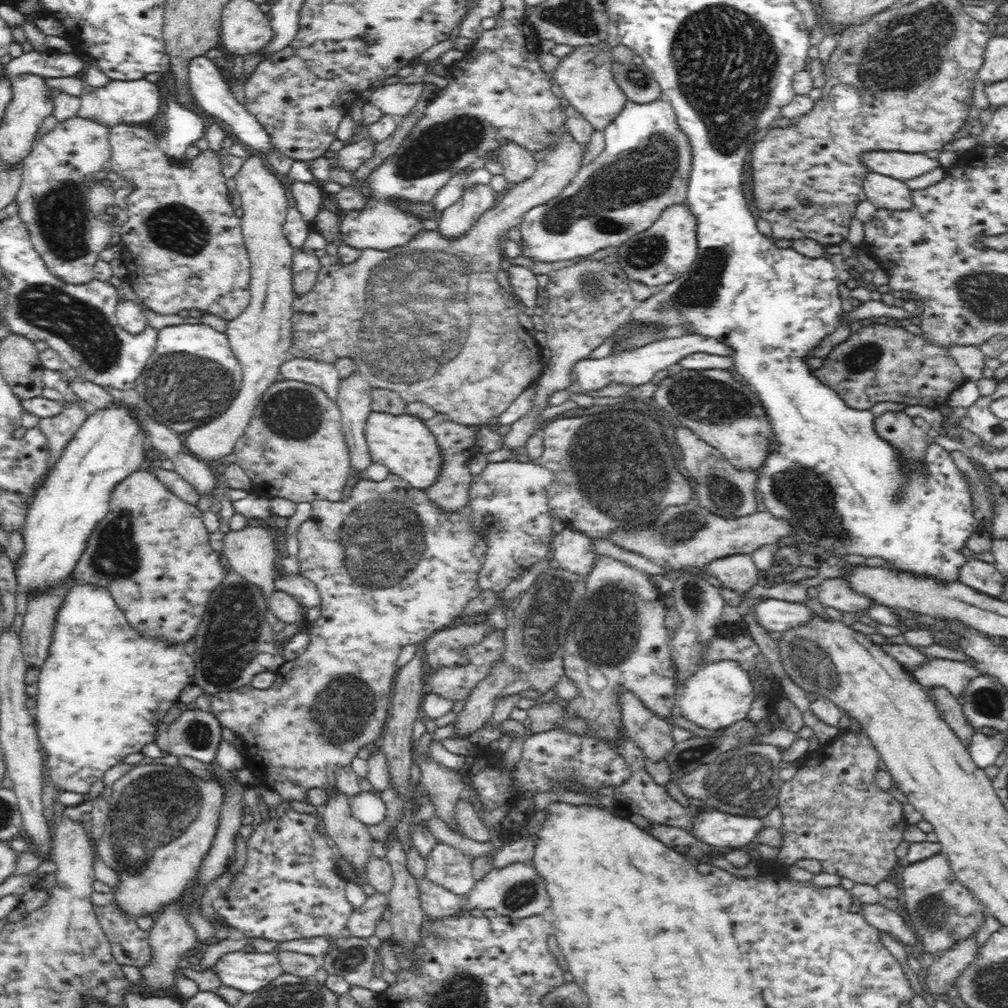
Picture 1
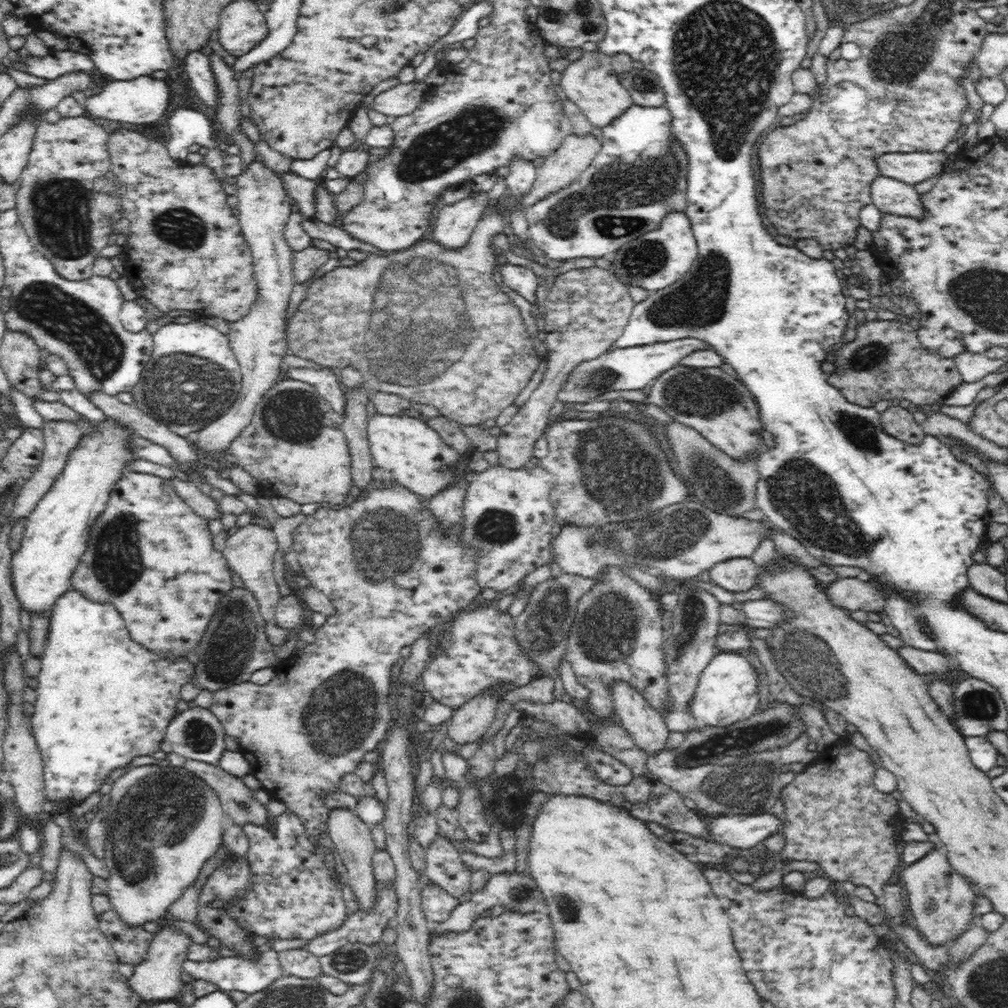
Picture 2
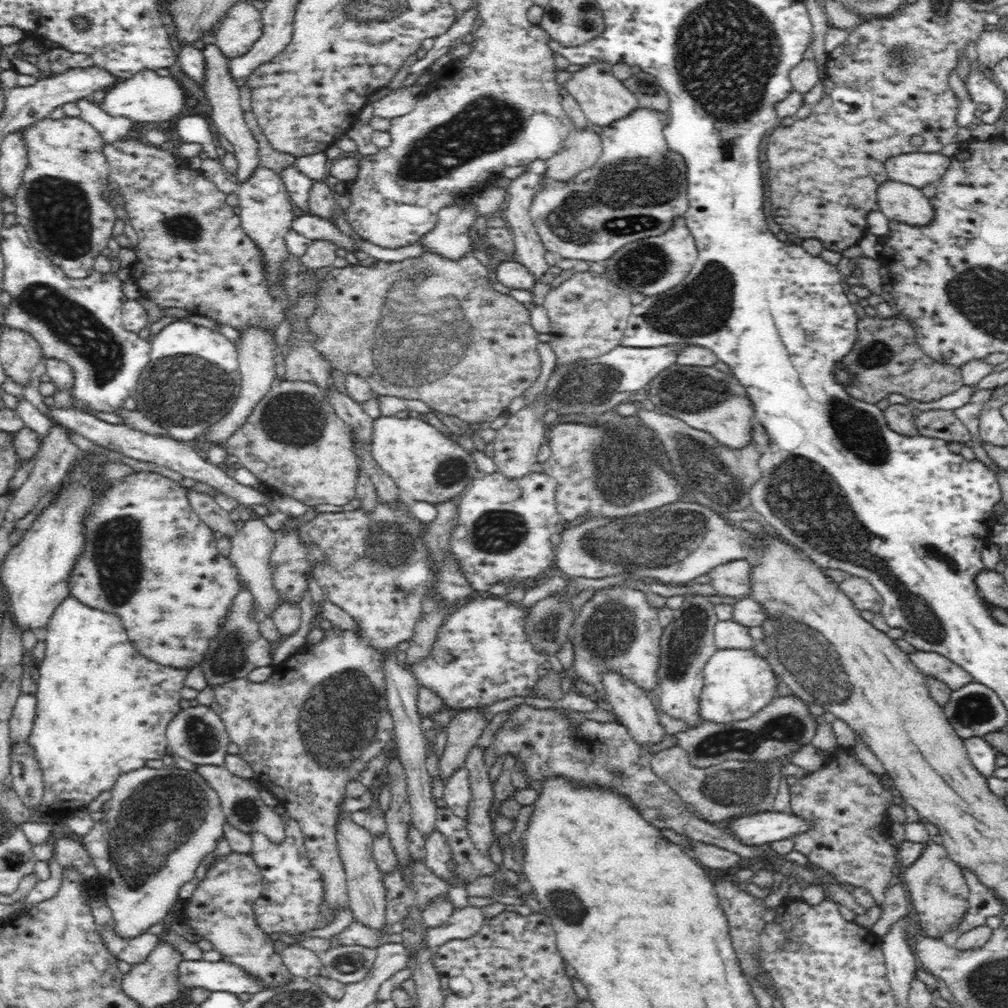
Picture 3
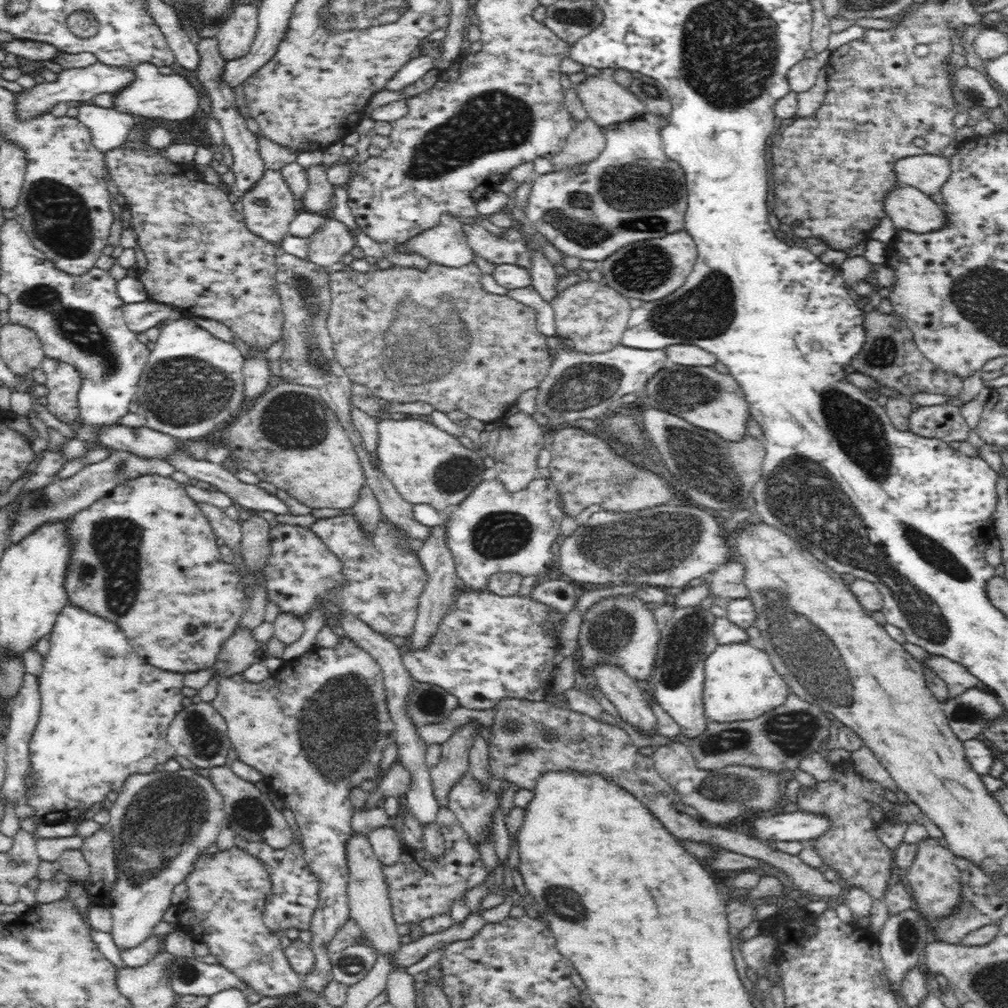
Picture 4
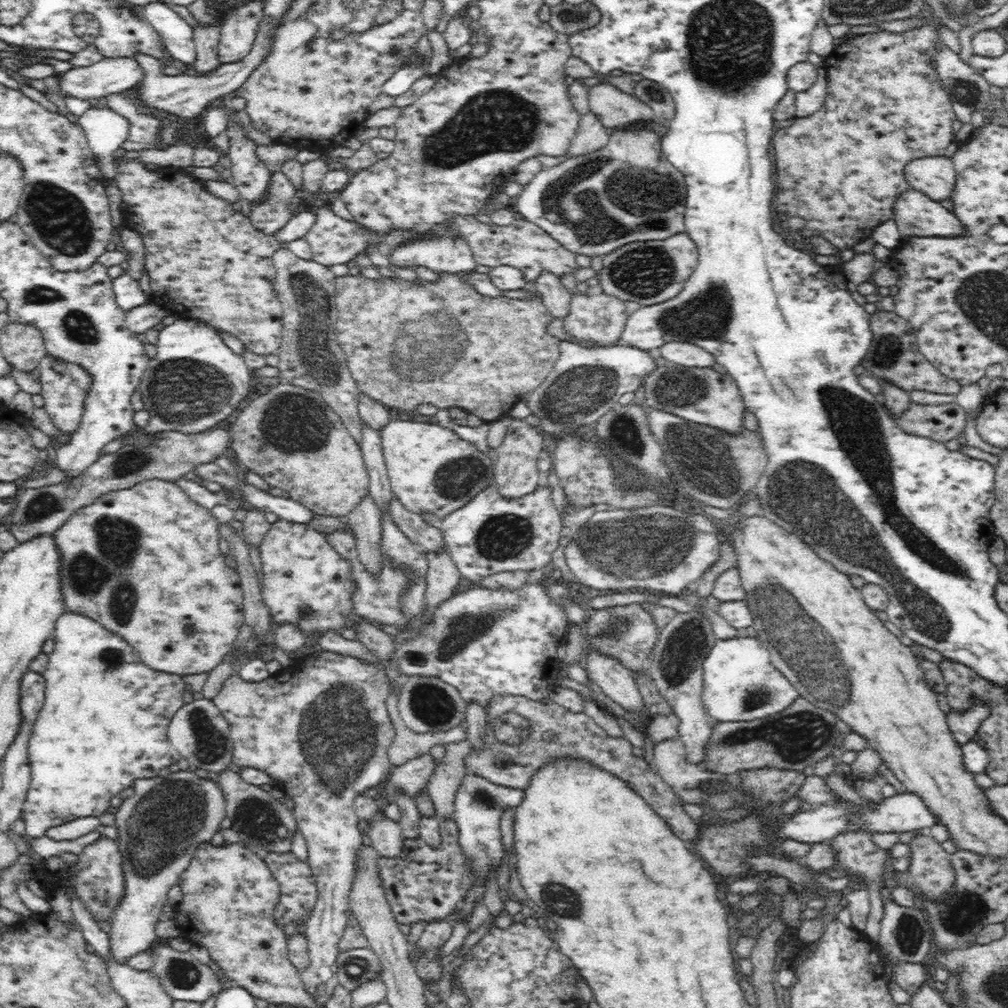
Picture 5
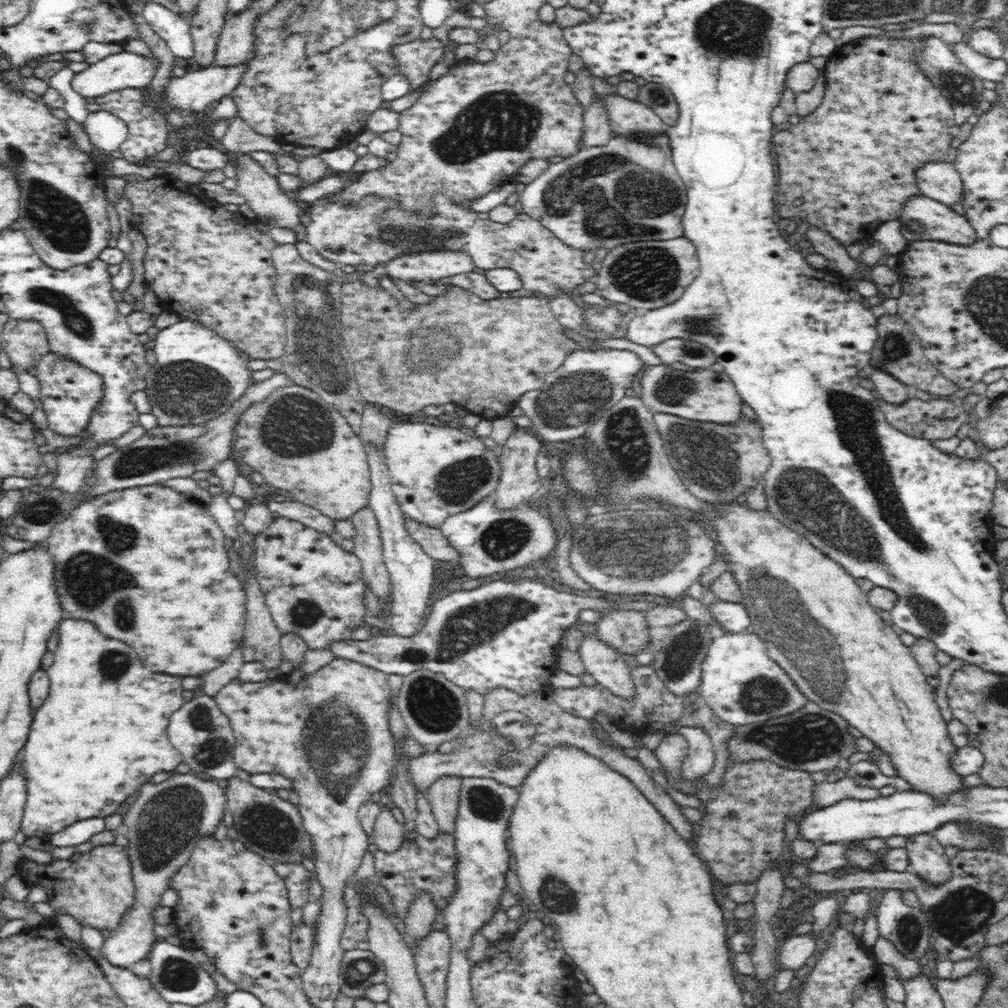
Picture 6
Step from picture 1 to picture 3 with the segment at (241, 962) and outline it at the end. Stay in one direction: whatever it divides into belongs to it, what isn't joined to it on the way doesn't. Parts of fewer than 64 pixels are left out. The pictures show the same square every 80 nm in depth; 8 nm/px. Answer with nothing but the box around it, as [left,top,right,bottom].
[178,960,264,994]

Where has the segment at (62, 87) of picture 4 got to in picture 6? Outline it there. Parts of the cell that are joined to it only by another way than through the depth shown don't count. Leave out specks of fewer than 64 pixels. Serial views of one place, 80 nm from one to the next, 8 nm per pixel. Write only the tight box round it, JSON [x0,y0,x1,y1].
[71,50,160,98]

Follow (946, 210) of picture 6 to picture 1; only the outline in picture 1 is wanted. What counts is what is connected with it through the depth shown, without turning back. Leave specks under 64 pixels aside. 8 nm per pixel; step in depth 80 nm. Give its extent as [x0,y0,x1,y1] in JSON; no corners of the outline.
[863,171,912,210]

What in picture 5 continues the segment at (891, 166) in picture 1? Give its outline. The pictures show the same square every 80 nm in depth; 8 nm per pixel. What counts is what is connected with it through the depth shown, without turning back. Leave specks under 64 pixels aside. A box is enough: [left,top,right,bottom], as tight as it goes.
[904,155,957,202]

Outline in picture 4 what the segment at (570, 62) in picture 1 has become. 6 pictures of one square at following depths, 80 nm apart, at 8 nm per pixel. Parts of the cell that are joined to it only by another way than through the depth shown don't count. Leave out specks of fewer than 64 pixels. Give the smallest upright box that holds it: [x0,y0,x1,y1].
[572,70,649,128]

